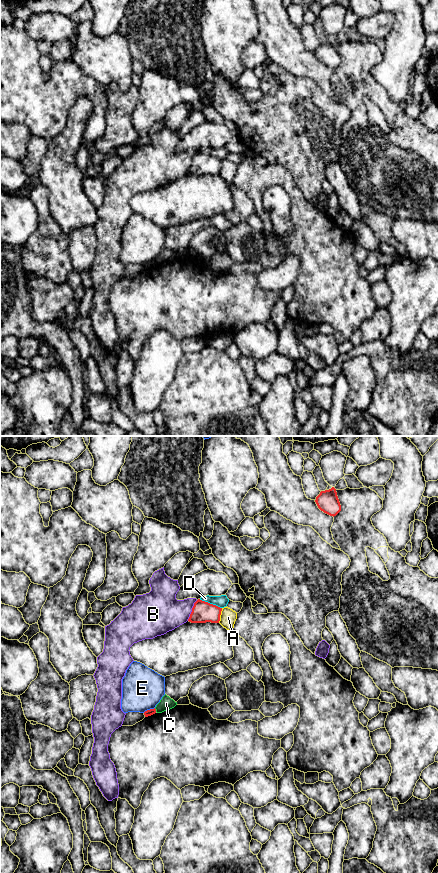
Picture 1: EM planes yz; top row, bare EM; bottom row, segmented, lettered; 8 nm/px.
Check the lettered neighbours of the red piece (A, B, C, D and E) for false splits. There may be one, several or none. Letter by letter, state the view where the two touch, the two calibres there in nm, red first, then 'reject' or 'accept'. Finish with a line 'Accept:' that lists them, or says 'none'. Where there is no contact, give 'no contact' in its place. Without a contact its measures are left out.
A: yz | 170/130 nm | reject
B: yz | 170/320 nm | reject
C: yz | 50/110 nm | reject
D: yz | 170/100 nm | reject
E: yz | 50/340 nm | reject
Accept: none

